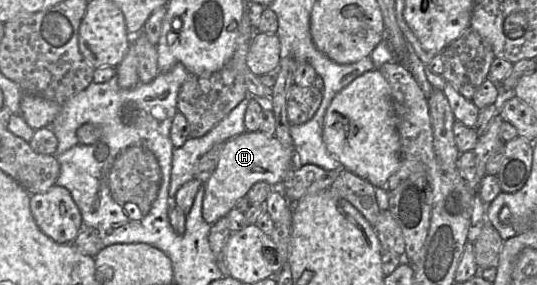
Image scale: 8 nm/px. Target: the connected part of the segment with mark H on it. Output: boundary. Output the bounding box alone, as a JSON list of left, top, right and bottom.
[202,131,293,225]

